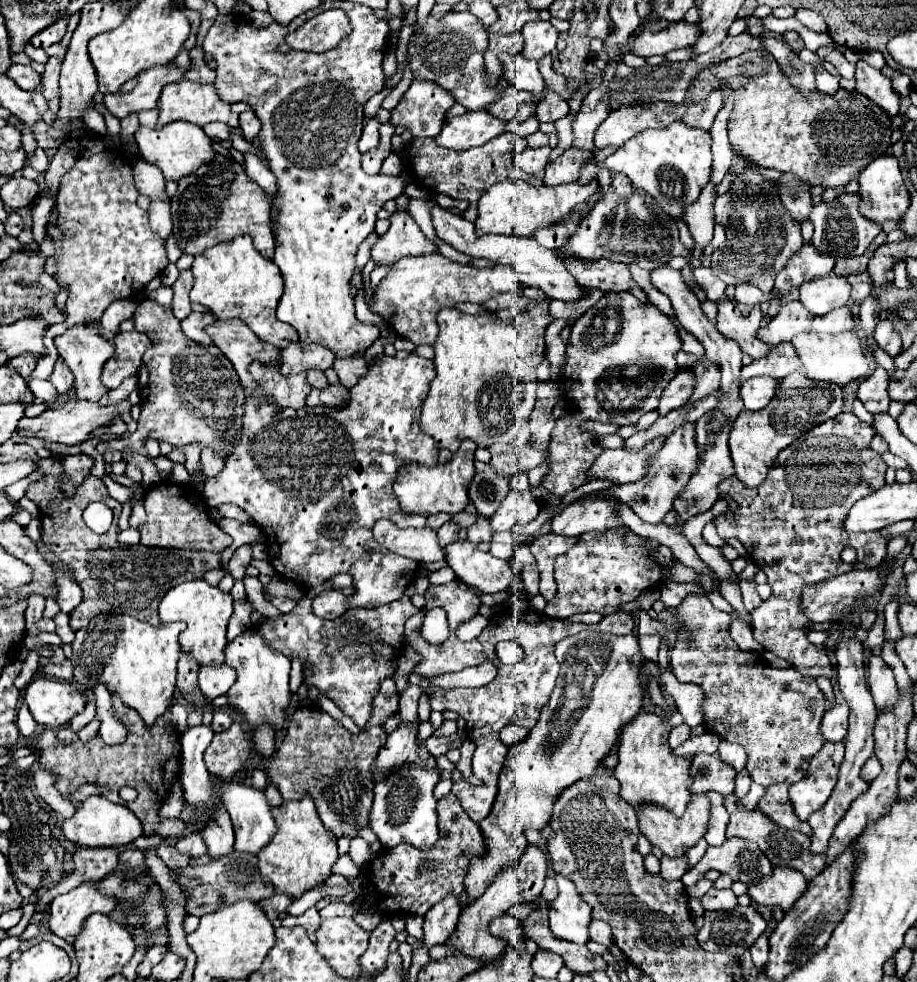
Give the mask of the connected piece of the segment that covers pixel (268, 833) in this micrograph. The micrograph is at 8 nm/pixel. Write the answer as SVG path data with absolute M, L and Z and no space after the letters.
M215 780L213 784L217 784L217 790L221 794L221 800L227 808L227 812L231 814L233 820L233 830L235 830L235 850L239 852L251 852L257 854L261 848L265 848L273 834L275 834L275 820L271 816L269 804L265 800L265 794L253 786L235 782L235 780Z

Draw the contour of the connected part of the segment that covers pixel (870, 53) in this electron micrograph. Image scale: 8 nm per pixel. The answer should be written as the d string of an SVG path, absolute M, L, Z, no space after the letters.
M867 50L861 54L861 58L869 64L869 66L875 66L875 68L883 68L885 66L885 60L883 60L883 54L877 52L877 50Z

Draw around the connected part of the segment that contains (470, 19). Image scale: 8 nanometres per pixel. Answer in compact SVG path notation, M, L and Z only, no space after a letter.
M451 10L439 20L429 14L421 30L417 24L413 24L413 34L407 44L413 80L433 80L435 84L441 84L441 88L445 88L455 98L455 102L467 110L479 110L499 100L499 88L489 88L485 82L483 44L487 44L487 32L471 12Z

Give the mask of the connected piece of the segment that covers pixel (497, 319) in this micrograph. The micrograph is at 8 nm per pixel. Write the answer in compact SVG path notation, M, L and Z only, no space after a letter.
M517 296L513 306L507 308L507 310L499 310L499 312L487 312L487 314L481 314L481 316L471 316L471 314L463 314L455 308L443 308L437 316L437 324L439 324L439 336L437 336L437 342L435 342L435 370L437 370L437 376L435 380L431 382L431 390L429 390L429 396L425 398L423 402L423 412L421 412L421 418L419 418L419 424L421 424L421 430L429 436L433 436L433 440L437 440L437 448L445 448L445 450L451 450L451 452L457 452L461 440L469 438L473 440L477 446L481 448L489 448L493 444L511 444L515 440L515 434L517 430L521 428L521 424L529 418L533 406L535 406L535 388L537 388L537 366L545 360L545 328L553 322L553 316L549 316L549 302L537 302L537 300L531 300L531 298L525 298L525 296Z

